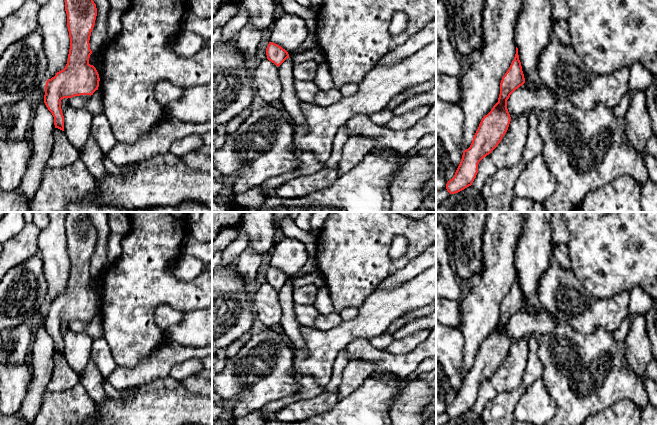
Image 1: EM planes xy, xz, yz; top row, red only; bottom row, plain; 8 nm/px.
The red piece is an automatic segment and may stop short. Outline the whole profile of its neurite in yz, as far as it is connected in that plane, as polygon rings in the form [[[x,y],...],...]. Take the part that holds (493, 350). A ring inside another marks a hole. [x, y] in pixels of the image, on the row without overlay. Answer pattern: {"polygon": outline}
{"polygon": [[[516,271],[514,284],[500,307],[498,326],[482,342],[470,371],[463,375],[461,386],[454,401],[446,408],[446,413],[450,418],[458,417],[472,409],[478,397],[479,386],[501,366],[511,345],[507,324],[524,307],[525,302]]]}

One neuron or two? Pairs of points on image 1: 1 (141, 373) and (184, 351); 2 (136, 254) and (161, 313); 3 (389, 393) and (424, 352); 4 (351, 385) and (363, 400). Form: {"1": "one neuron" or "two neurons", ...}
{"1": "one neuron", "2": "two neurons", "3": "two neurons", "4": "two neurons"}

